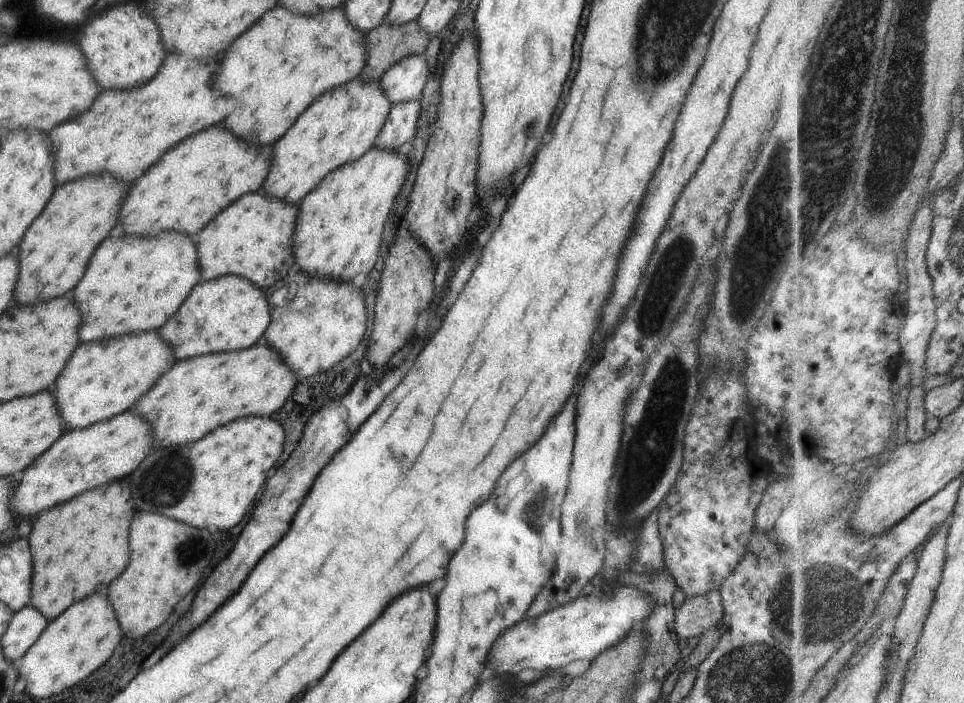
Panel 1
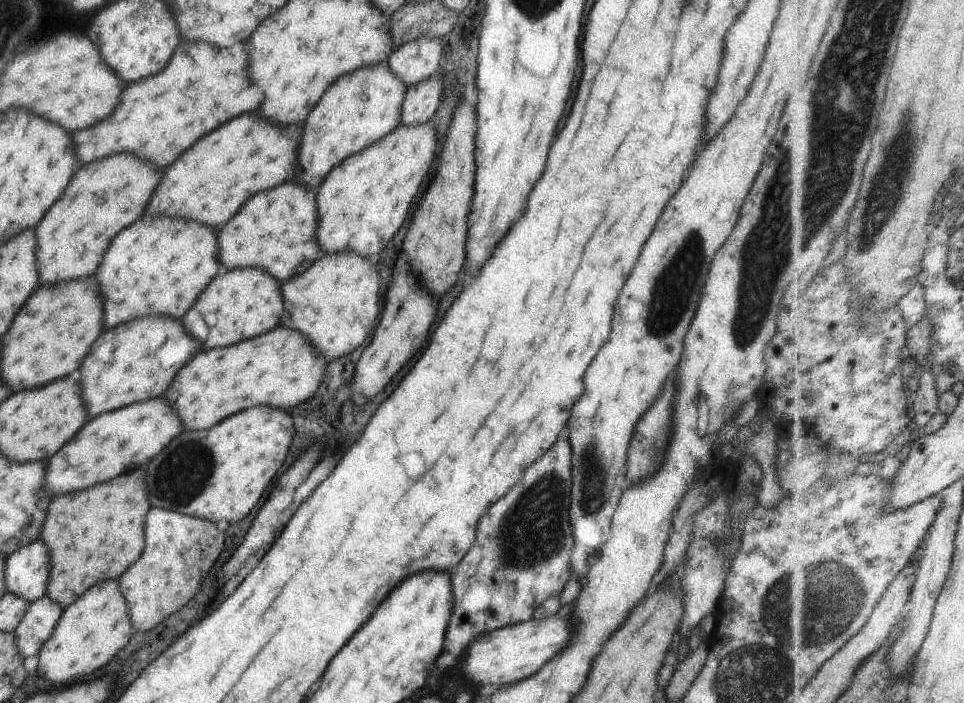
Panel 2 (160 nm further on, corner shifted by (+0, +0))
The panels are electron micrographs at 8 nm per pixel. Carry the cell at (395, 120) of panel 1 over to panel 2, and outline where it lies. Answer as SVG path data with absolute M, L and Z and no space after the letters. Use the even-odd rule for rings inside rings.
M434 72L420 83L406 88L401 106L399 123L418 125L429 121L438 107L442 93L442 74Z

